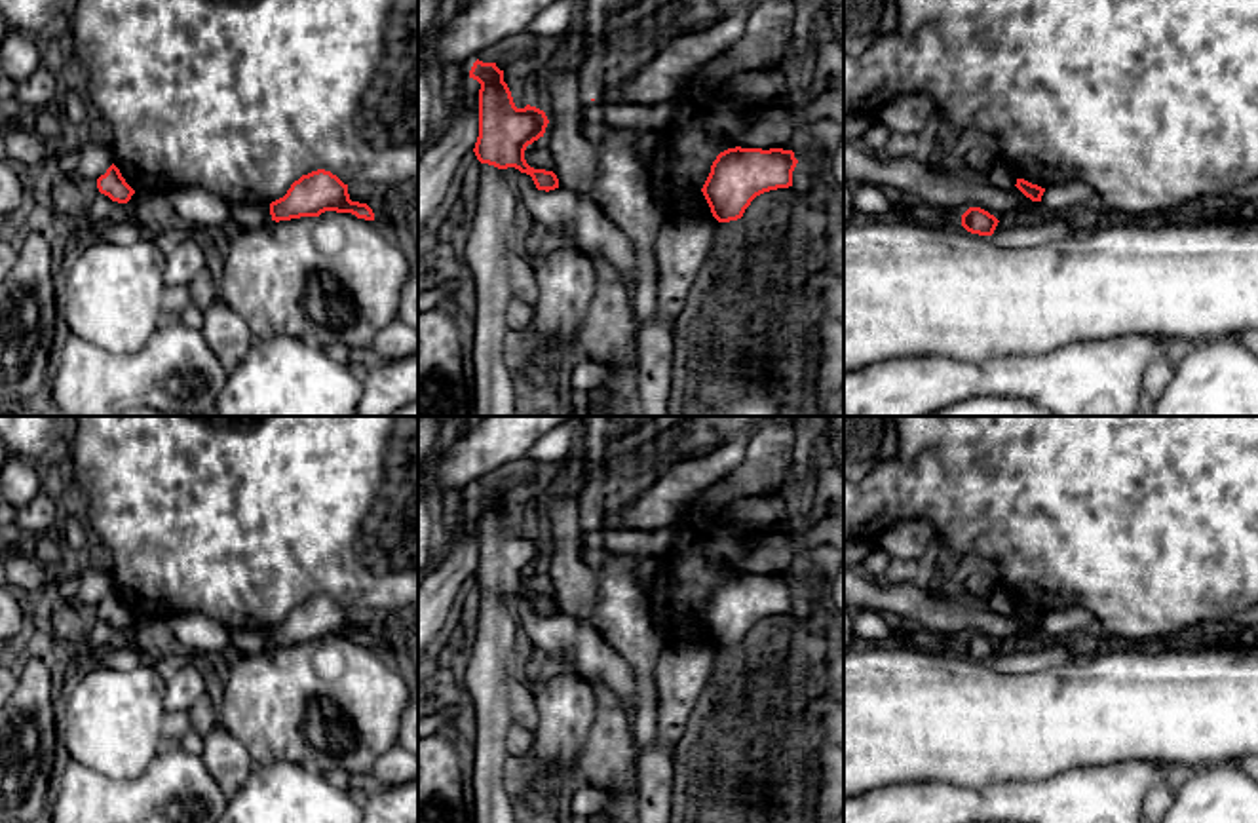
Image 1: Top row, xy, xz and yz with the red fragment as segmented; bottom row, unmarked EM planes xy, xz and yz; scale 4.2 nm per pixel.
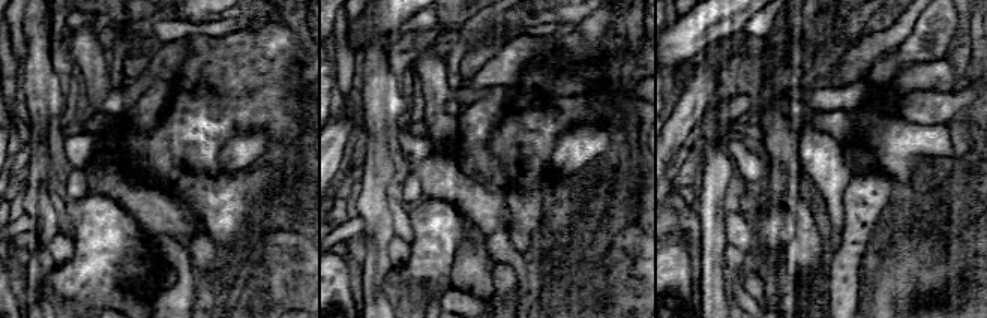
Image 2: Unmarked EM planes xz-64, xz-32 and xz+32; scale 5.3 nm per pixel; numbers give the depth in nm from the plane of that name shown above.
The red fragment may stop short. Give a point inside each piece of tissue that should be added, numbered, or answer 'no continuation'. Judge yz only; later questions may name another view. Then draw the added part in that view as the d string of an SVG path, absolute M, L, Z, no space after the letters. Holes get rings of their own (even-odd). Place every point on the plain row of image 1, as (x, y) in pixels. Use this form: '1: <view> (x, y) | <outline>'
no continuation

